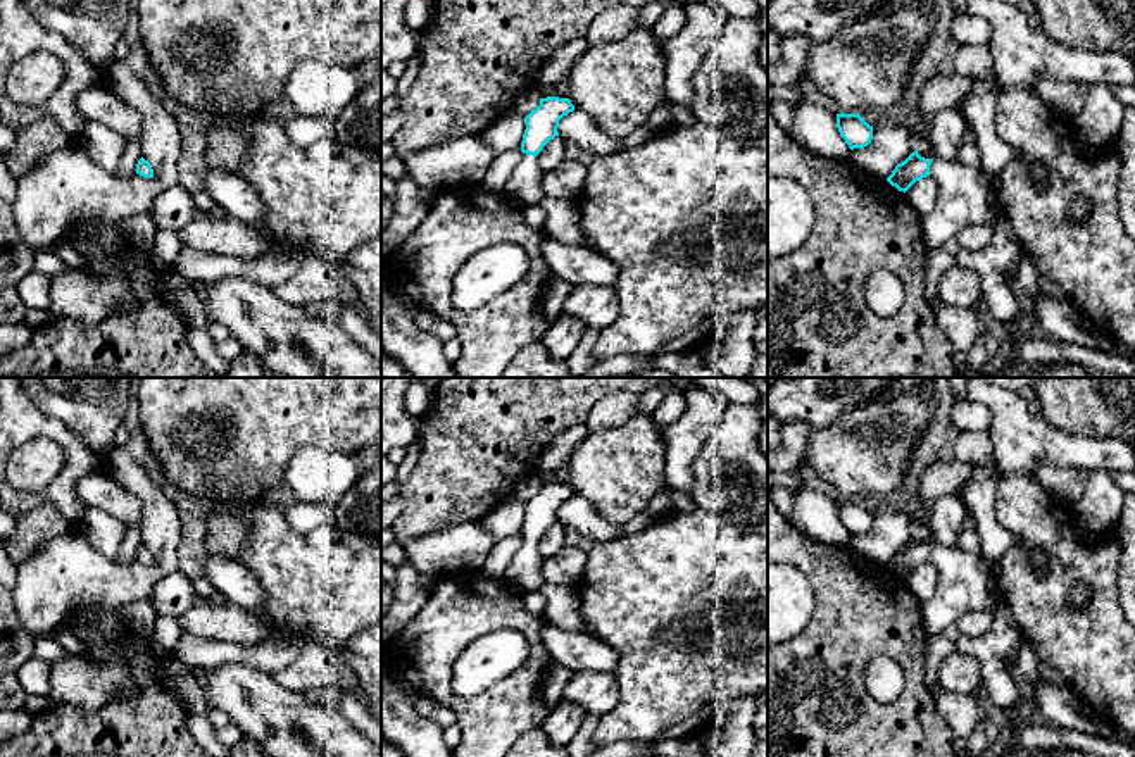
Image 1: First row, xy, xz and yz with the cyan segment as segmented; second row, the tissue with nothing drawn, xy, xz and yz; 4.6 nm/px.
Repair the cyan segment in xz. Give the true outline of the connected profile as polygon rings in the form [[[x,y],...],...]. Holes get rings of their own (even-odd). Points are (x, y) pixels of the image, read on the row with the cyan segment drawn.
[[[547,97],[540,105],[524,117],[524,135],[521,152],[524,153],[507,183],[502,186],[505,198],[517,209],[538,207],[545,198],[542,190],[542,169],[536,155],[543,147],[559,136],[559,121],[574,110],[569,98]]]

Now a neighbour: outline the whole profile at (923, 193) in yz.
[[[930,174],[916,181],[906,193],[918,216],[925,217],[935,205],[938,197],[938,185]]]

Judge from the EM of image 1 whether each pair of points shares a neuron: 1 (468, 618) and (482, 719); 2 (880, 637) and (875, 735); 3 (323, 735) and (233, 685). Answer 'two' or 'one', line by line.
1: one
2: one
3: one

